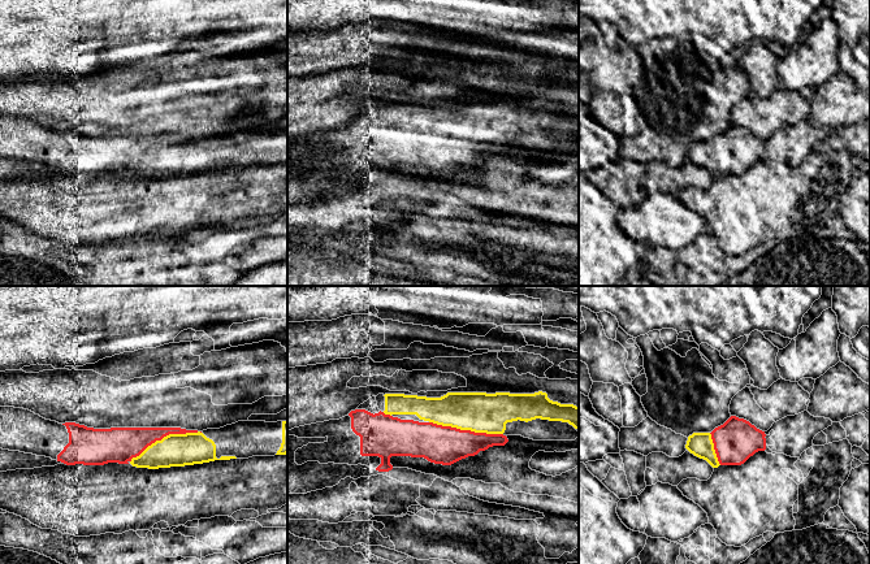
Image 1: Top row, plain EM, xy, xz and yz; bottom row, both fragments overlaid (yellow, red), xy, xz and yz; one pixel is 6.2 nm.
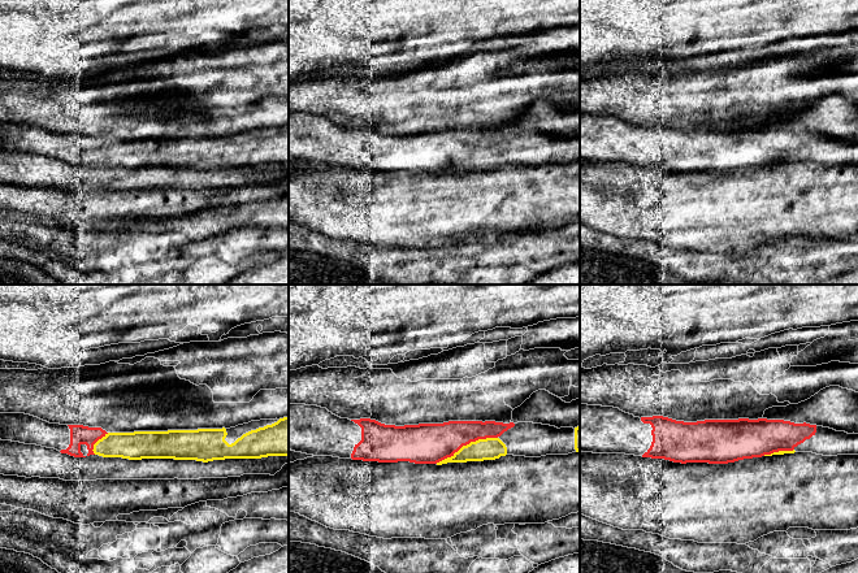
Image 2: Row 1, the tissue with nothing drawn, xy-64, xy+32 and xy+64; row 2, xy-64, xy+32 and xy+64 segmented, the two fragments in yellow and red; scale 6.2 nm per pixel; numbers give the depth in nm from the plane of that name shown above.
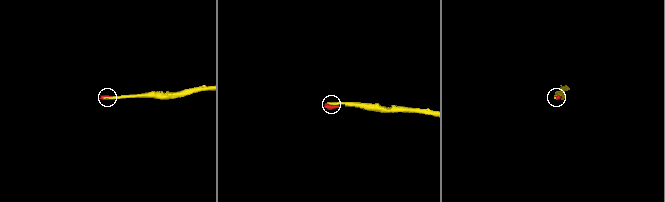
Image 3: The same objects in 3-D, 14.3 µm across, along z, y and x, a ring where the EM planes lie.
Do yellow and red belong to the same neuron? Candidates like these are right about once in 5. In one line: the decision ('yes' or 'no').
yes

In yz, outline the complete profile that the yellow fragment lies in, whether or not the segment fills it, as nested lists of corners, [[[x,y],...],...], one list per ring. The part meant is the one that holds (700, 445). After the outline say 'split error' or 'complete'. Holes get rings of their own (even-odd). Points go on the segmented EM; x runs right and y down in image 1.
[[[731,416],[711,433],[693,433],[685,448],[713,468],[741,465],[758,451],[766,450],[766,434],[749,421]]] | split error

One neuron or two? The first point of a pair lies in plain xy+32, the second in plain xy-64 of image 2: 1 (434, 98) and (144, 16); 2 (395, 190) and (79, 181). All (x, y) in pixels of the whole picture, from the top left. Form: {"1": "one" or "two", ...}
{"1": "two", "2": "two"}

